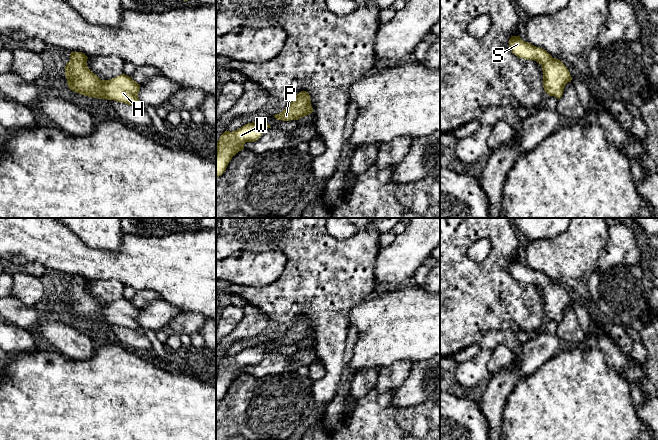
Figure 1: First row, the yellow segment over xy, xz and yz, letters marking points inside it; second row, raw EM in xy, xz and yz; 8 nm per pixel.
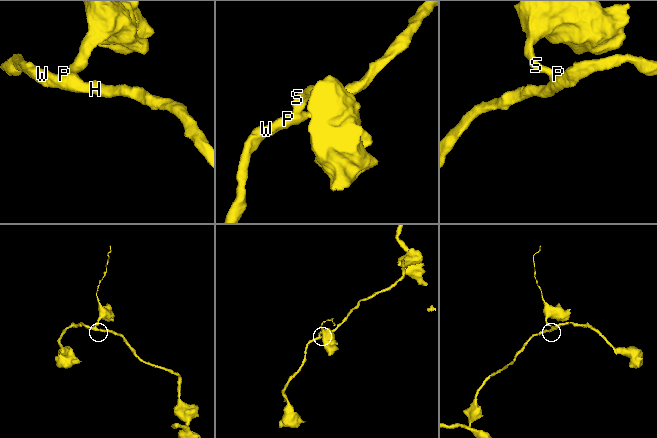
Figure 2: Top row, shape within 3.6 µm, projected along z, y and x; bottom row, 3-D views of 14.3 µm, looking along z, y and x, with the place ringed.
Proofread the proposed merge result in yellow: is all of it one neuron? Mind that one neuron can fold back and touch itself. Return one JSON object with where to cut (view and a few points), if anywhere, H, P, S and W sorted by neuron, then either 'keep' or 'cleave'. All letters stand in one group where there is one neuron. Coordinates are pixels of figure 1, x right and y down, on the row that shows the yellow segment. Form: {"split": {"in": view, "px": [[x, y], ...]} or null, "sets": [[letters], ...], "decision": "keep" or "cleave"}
{"split": null, "sets": [["H", "P", "S", "W"]], "decision": "keep"}

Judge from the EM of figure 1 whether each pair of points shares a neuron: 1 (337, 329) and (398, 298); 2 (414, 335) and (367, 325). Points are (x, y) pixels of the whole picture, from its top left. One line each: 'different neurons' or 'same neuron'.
1: different neurons
2: same neuron

